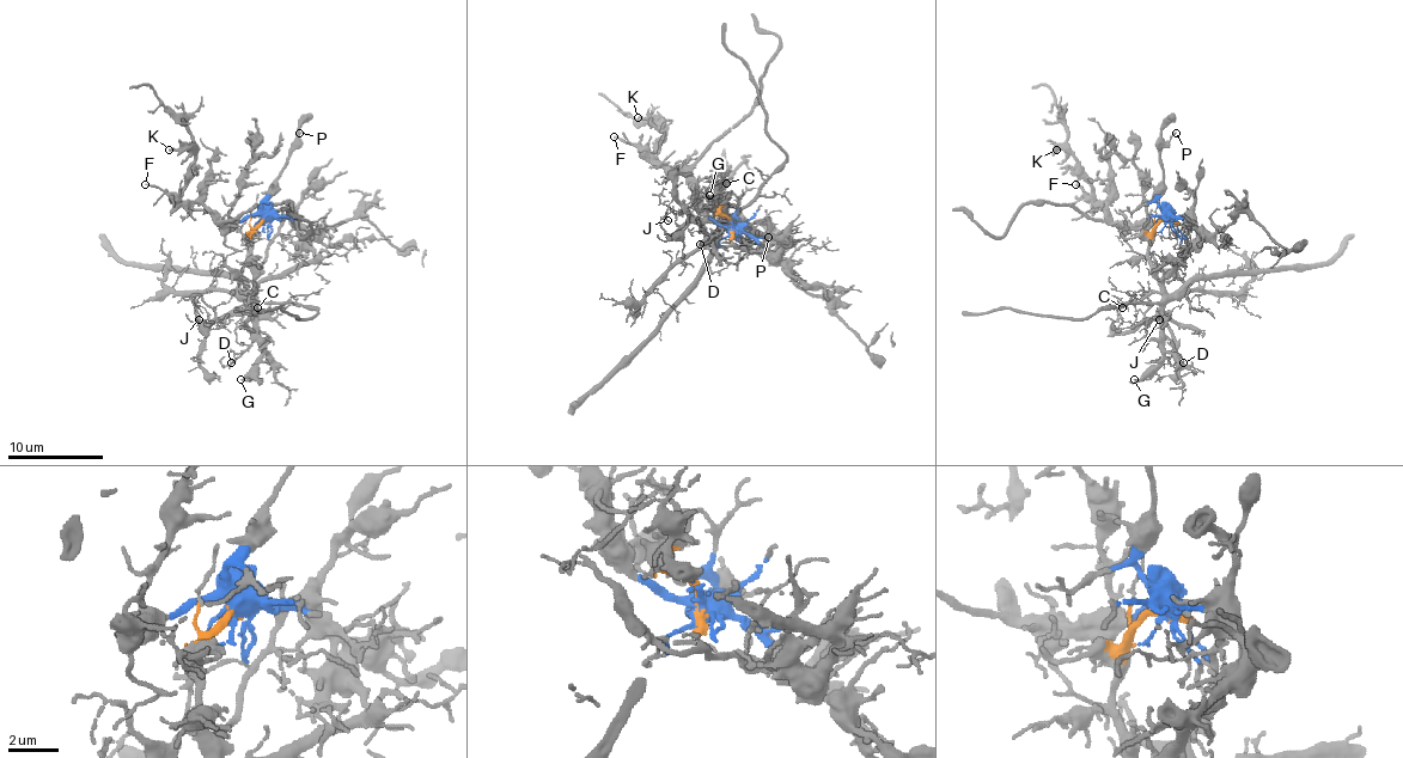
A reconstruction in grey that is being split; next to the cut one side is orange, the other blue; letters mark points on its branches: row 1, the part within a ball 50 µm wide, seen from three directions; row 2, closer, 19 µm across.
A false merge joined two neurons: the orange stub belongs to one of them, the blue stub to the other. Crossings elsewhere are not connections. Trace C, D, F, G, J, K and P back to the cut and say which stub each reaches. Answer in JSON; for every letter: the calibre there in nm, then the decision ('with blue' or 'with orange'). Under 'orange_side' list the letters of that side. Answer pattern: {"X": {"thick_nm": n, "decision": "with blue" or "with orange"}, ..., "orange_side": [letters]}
{"C": {"thick_nm": 110, "decision": "with orange"}, "D": {"thick_nm": 130, "decision": "with orange"}, "F": {"thick_nm": 110, "decision": "with blue"}, "G": {"thick_nm": 140, "decision": "with orange"}, "J": {"thick_nm": 120, "decision": "with orange"}, "K": {"thick_nm": 180, "decision": "with blue"}, "P": {"thick_nm": 140, "decision": "with blue"}, "orange_side": ["C", "D", "G", "J"]}

